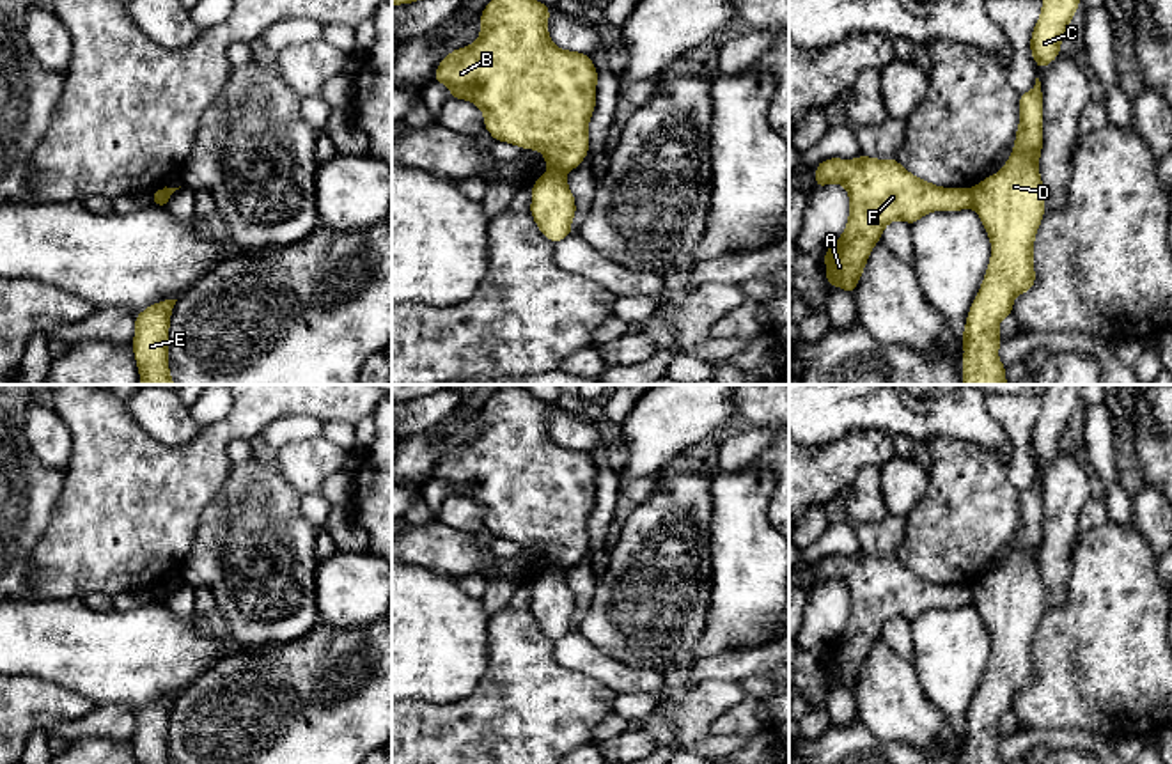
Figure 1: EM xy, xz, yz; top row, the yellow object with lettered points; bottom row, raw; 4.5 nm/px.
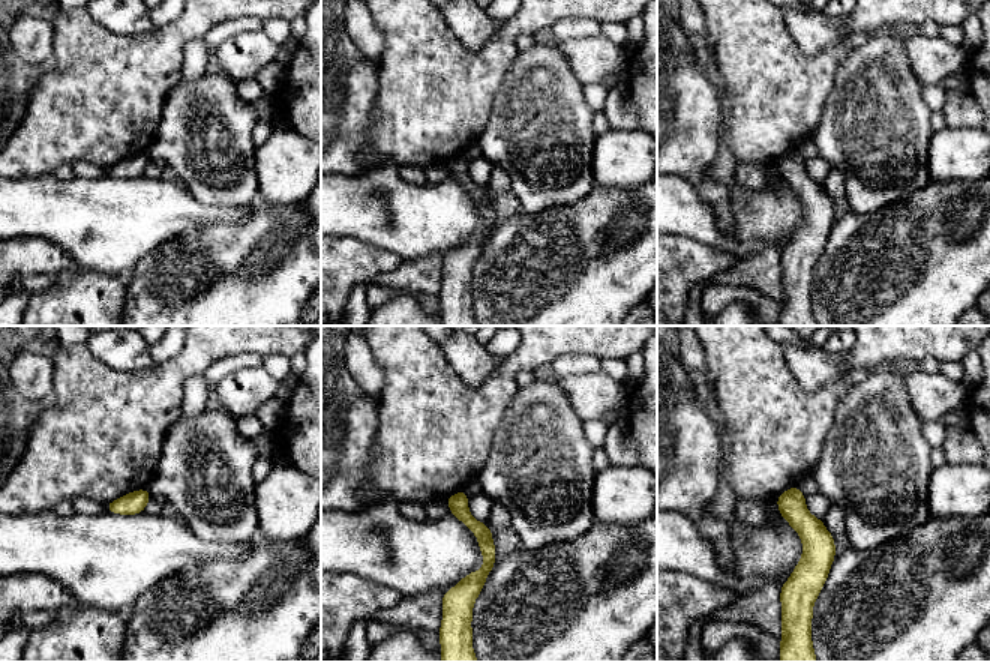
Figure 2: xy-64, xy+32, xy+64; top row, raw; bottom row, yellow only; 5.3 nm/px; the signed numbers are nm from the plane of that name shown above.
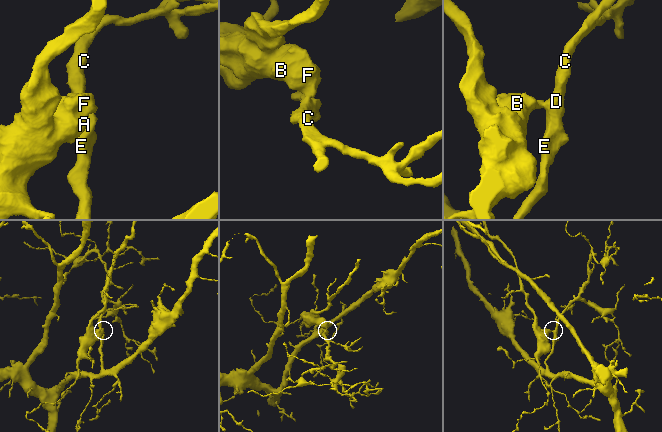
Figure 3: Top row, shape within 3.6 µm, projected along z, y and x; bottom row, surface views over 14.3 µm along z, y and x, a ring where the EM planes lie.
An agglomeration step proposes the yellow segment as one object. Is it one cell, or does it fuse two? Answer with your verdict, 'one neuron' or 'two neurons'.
two neurons

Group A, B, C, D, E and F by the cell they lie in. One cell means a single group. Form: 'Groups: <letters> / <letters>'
Groups: A B F / C D E

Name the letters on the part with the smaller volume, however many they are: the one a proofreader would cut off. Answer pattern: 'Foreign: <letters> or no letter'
Foreign: A, B, F

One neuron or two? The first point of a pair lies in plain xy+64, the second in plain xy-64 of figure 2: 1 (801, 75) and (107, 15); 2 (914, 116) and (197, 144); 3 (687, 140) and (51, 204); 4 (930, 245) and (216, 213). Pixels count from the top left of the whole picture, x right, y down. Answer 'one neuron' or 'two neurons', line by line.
1: two neurons
2: one neuron
3: two neurons
4: two neurons

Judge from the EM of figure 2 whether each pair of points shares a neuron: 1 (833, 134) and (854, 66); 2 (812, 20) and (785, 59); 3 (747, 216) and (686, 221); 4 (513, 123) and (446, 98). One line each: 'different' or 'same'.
1: same
2: different
3: same
4: different

